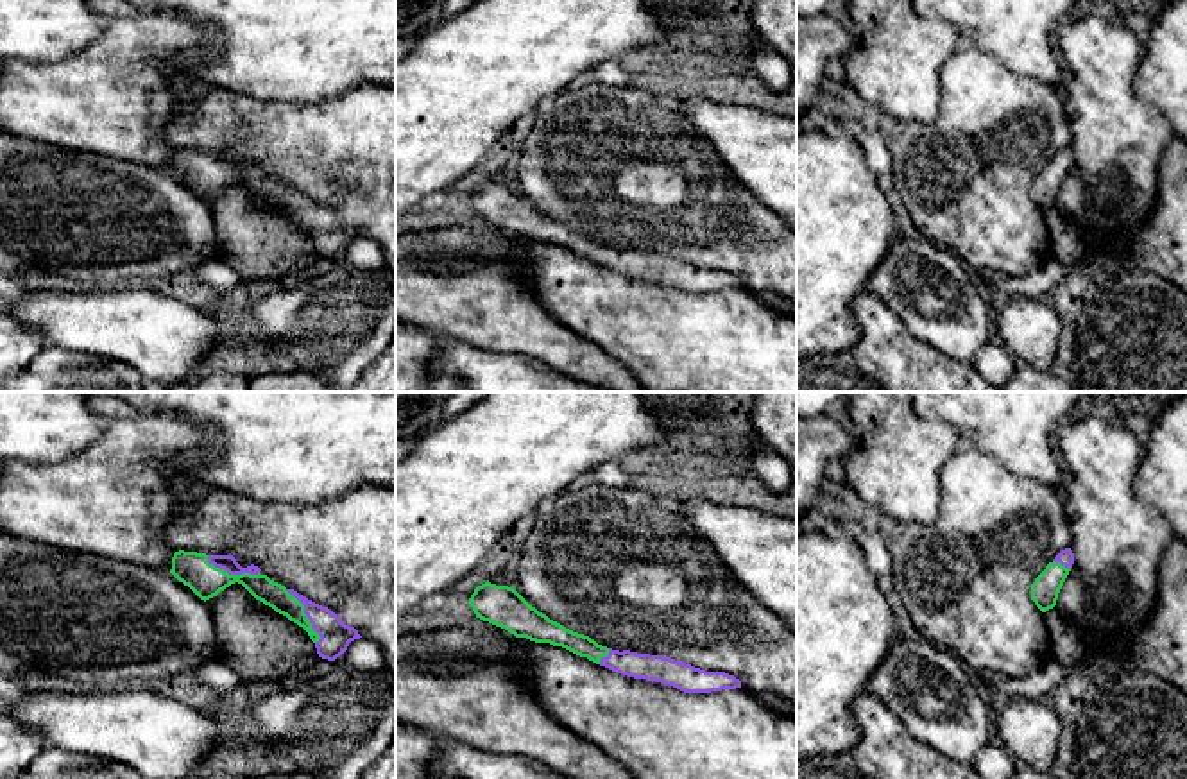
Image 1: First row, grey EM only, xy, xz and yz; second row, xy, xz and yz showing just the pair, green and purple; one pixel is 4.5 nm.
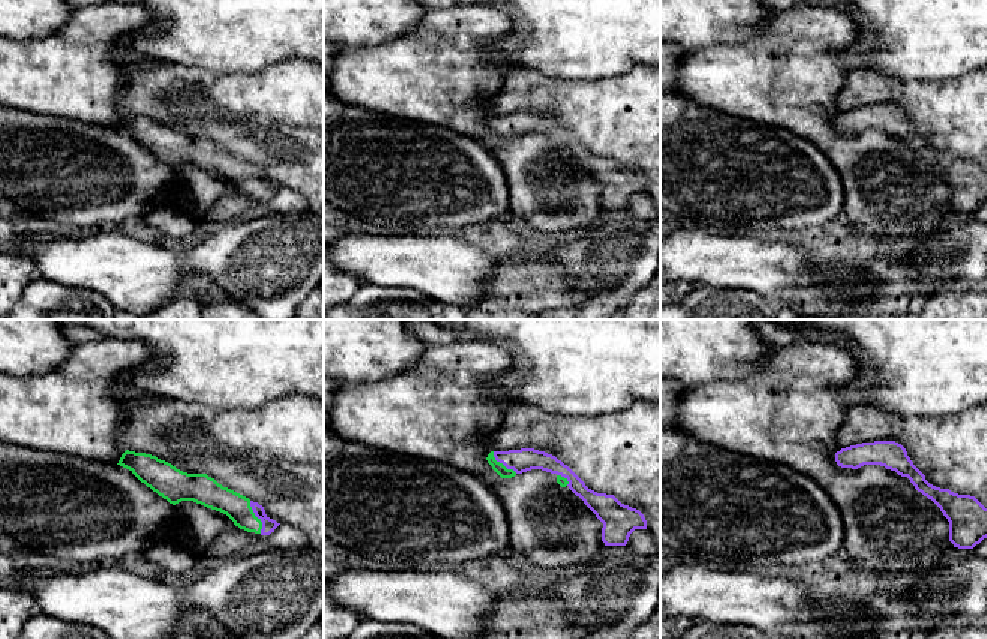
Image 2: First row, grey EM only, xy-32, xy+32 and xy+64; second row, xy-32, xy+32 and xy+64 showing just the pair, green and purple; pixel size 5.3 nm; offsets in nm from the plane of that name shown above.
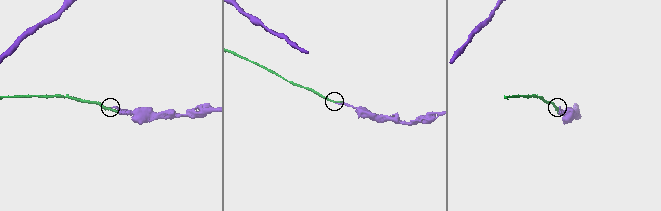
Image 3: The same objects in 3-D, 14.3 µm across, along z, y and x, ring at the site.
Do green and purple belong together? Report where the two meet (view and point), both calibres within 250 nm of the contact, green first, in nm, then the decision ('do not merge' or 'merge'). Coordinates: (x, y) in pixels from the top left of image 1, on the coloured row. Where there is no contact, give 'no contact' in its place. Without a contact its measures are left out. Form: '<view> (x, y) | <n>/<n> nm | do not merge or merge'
xy (305, 616) | 120/140 nm | merge

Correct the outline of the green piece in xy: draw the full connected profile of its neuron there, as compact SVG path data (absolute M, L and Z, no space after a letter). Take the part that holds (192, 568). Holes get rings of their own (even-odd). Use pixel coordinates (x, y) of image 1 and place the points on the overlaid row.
M179 550L172 557L170 573L188 586L201 600L209 600L231 584L242 584L256 600L303 627L322 659L335 661L351 641L362 636L333 611L294 589L270 580L254 564L242 568L233 555L206 555Z

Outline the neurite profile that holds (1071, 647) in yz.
M1055 605L1044 612L1047 625L1051 655L1065 668L1081 672L1099 639L1083 632L1074 621L1063 616Z

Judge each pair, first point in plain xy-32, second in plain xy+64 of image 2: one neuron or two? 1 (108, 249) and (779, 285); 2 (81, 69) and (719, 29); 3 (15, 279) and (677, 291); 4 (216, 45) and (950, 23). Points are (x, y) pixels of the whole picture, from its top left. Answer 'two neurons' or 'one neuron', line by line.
1: one neuron
2: two neurons
3: one neuron
4: one neuron

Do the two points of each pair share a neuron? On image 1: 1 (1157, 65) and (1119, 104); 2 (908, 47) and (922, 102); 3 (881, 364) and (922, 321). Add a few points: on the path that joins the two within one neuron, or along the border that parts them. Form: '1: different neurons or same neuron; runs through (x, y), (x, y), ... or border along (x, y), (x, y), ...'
1: different neurons; border along (1144, 49), (1134, 79), (1134, 92), (1166, 117)
2: same neuron; runs through (908, 61), (908, 88)
3: different neurons; border along (885, 301), (917, 339), (947, 357)

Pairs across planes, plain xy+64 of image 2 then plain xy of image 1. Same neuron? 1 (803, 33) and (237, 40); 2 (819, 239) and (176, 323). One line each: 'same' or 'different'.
1: different
2: different

